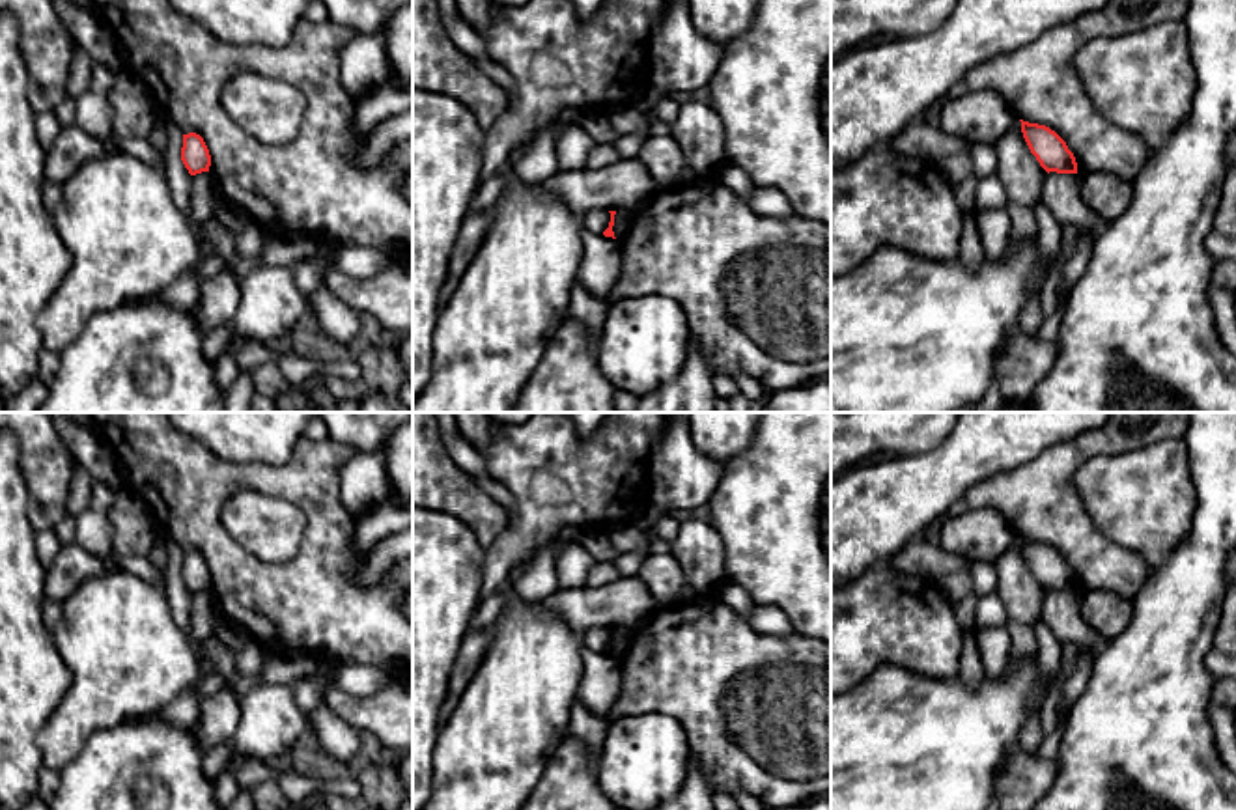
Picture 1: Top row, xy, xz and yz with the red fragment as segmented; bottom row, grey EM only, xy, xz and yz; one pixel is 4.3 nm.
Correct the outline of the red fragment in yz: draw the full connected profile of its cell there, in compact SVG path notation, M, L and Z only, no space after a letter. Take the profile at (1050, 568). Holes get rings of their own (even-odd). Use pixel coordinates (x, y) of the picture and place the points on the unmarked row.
M1021 539L1023 556L1040 584L1049 592L1077 592L1077 580L1066 560L1049 545Z

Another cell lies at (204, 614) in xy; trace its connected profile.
M211 590L192 594L189 638L205 642L213 636L218 623L218 608Z

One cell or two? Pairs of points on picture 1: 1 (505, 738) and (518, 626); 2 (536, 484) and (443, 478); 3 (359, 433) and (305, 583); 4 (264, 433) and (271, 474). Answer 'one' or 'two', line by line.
1: one
2: two
3: two
4: two

